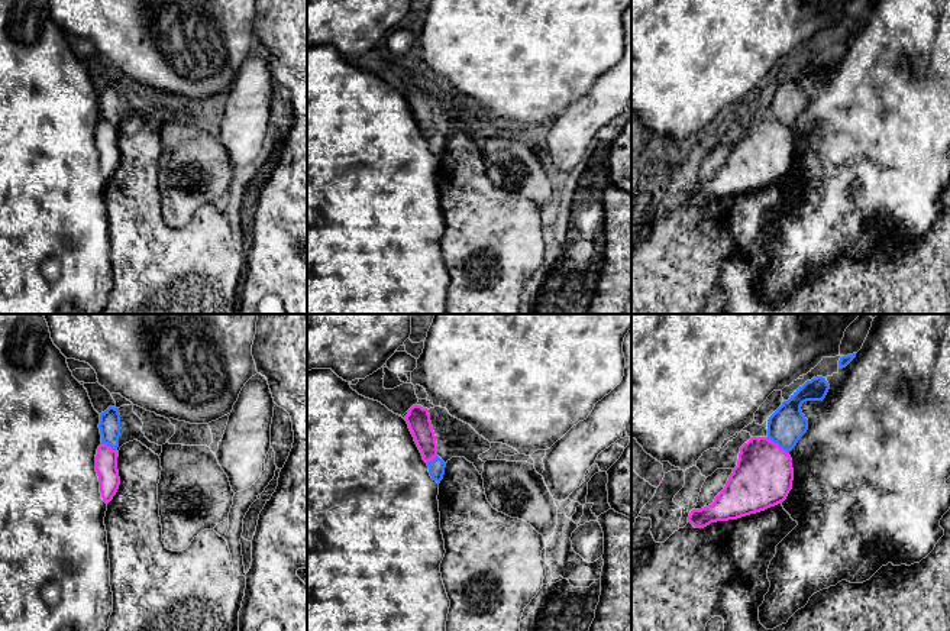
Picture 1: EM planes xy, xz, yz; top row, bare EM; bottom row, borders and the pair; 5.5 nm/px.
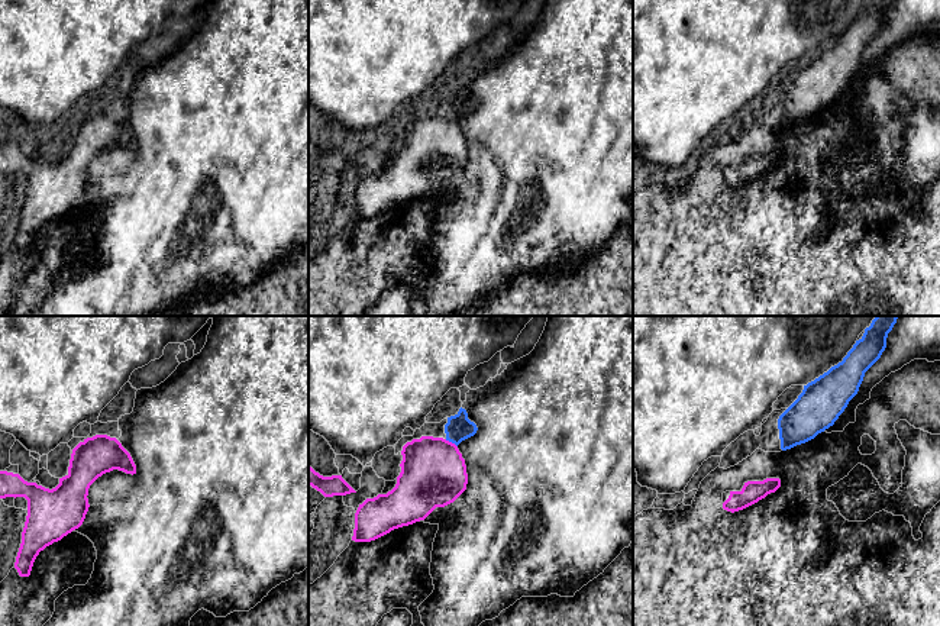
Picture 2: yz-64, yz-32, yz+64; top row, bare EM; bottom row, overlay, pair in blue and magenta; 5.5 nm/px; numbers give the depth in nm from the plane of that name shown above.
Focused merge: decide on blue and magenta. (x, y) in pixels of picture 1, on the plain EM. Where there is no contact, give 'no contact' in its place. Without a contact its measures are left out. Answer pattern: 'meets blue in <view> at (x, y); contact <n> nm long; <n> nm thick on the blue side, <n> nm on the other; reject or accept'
meets blue in yz at (778, 120); contact 160 nm long; 200 nm thick on the blue side, 320 nm on the other; reject

